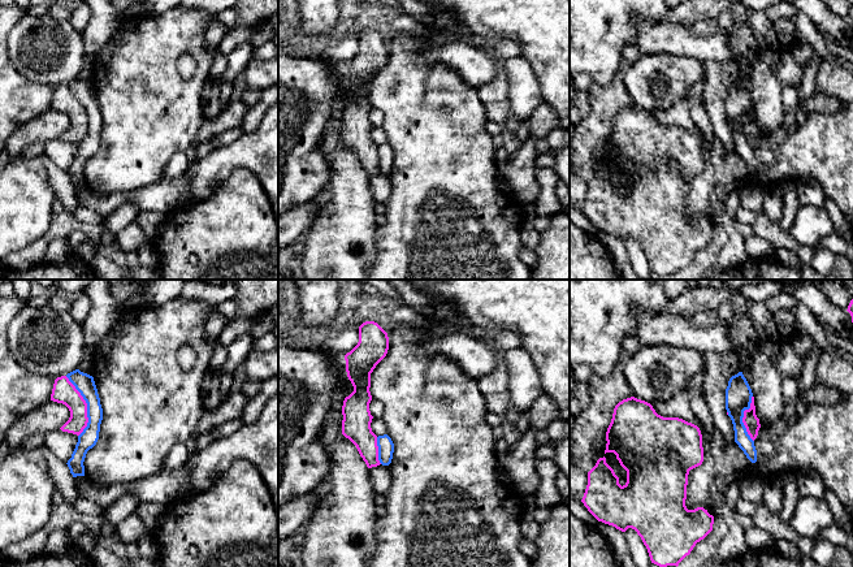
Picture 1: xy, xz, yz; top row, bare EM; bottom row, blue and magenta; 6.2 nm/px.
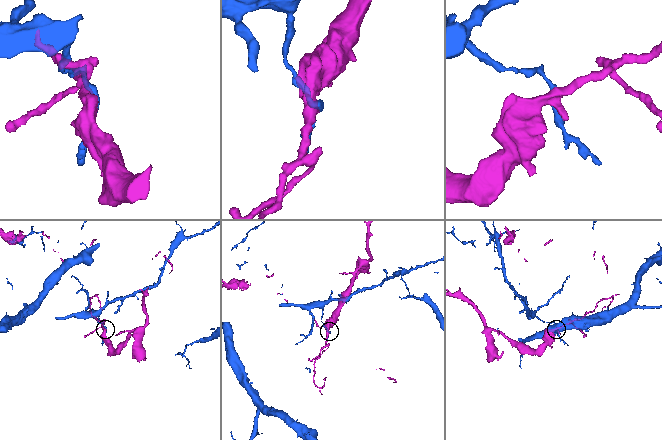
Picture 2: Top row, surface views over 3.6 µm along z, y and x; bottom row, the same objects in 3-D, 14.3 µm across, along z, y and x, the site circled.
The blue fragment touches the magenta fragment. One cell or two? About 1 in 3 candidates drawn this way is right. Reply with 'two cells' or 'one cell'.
two cells

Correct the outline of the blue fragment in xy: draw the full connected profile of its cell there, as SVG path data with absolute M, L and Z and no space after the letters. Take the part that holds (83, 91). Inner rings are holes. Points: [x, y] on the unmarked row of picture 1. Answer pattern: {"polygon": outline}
{"polygon": "M75 78L68 82L66 86L75 95L75 98L81 101L87 112L87 135L78 144L75 157L72 163L72 166L66 172L73 186L77 186L85 185L83 170L86 163L96 153L99 148L100 133L103 129L103 117L92 85Z"}

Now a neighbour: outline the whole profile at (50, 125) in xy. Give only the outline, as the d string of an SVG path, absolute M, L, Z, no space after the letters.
M49 108L34 120L17 126L7 140L5 151L12 159L18 157L27 146L57 139L69 126L70 120L65 113Z

